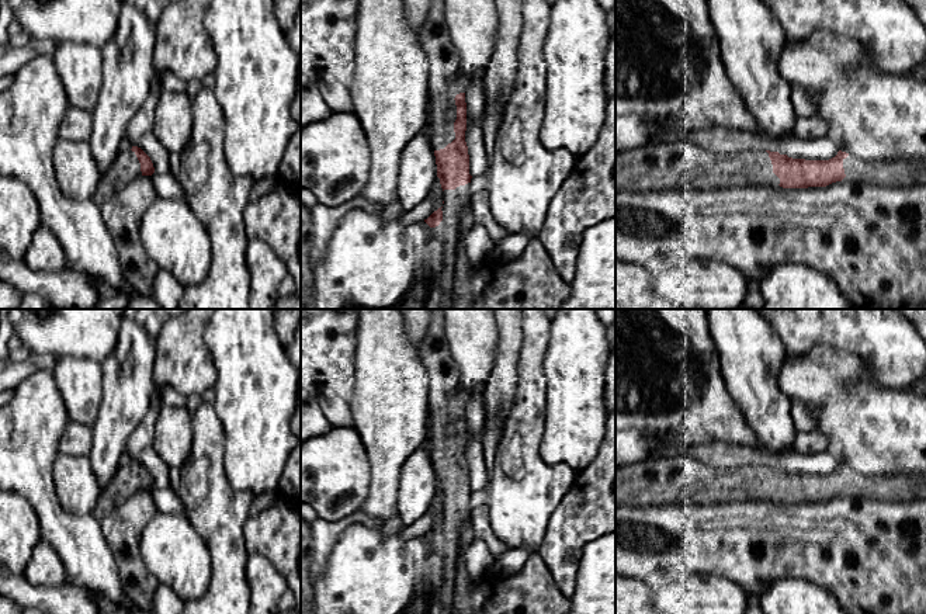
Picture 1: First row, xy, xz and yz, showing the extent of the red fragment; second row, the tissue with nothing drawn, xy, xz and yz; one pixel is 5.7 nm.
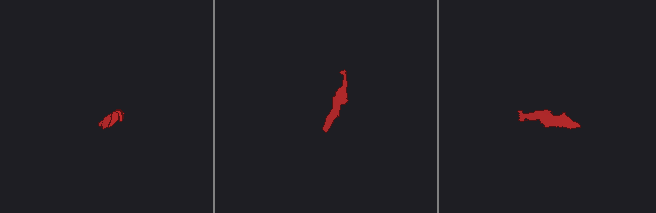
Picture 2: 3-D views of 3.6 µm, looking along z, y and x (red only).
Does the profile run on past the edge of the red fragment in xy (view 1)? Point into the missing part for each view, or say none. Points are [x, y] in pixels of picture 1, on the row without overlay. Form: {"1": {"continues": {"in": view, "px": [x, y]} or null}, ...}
{"1": {"continues": {"in": "xy", "px": [125, 482]}}}

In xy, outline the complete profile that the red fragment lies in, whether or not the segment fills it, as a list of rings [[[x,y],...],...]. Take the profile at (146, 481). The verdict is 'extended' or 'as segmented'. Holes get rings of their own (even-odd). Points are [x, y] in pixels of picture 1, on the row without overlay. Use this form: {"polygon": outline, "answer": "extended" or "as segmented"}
{"polygon": [[[132,461],[131,465],[118,469],[112,481],[101,490],[91,514],[101,521],[138,490],[152,490],[153,488],[150,472],[141,462]]], "answer": "extended"}

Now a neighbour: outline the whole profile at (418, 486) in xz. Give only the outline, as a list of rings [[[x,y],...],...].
[[[420,447],[409,455],[400,472],[396,506],[402,523],[409,525],[423,517],[436,493],[434,464],[429,452]]]

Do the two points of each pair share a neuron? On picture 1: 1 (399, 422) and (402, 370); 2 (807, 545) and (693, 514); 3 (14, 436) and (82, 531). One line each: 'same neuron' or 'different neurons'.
1: same neuron
2: same neuron
3: same neuron

